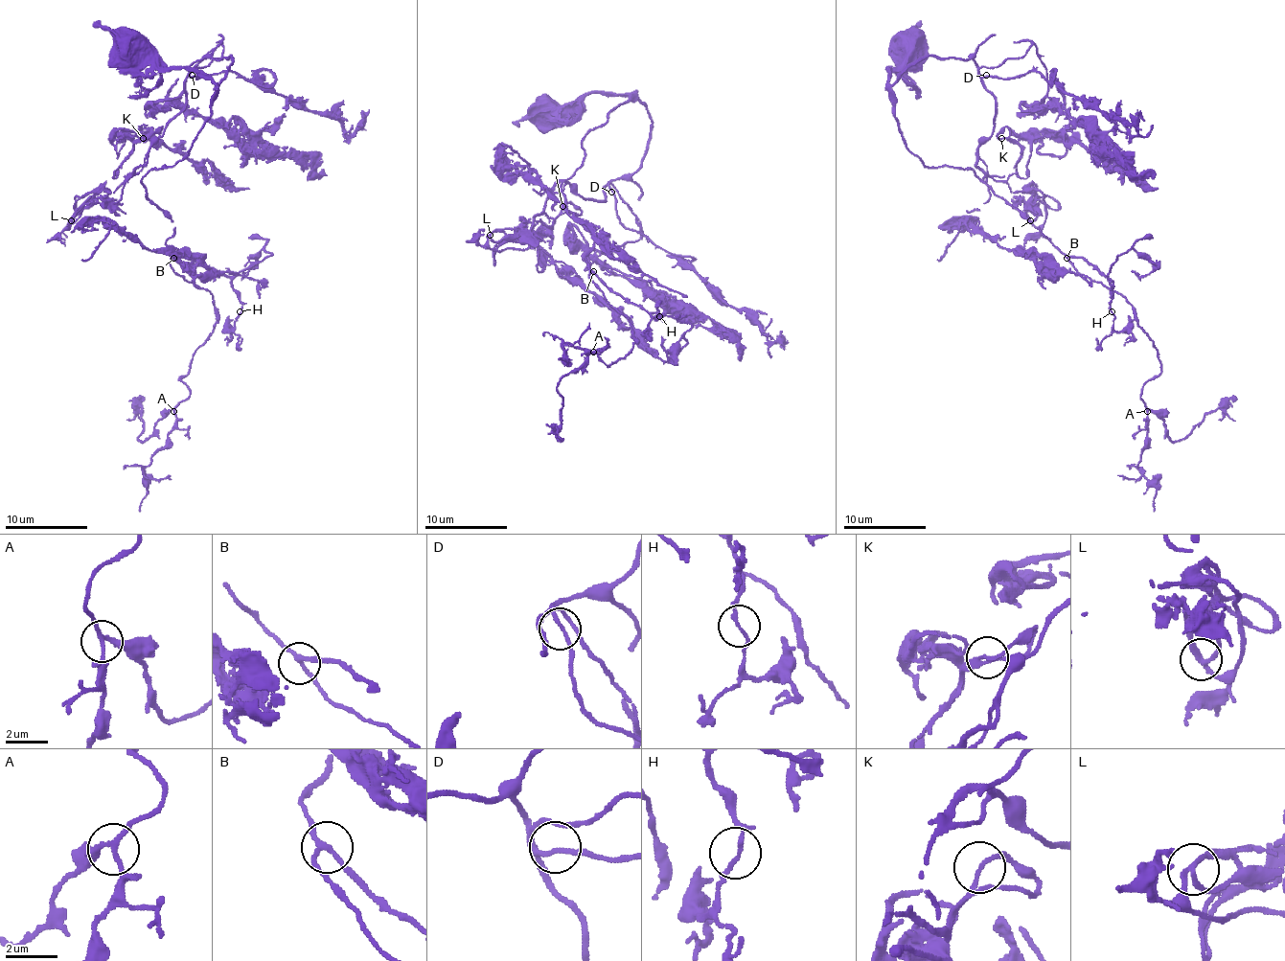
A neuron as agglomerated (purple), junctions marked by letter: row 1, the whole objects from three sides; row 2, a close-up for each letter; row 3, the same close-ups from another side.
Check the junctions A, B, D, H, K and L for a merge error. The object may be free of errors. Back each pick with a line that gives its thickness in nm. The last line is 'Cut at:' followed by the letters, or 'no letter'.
Cut at: no letter

